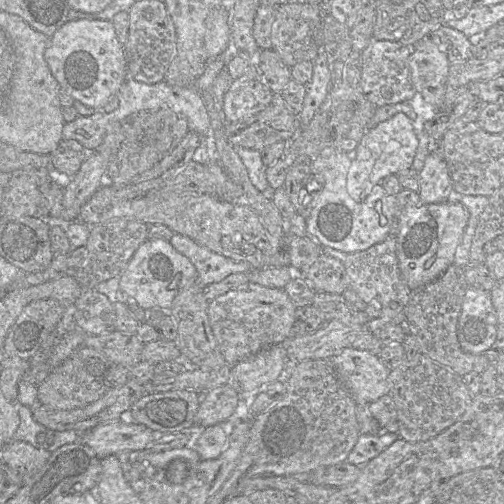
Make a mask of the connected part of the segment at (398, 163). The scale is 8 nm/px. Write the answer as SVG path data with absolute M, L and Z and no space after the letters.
M397 113L387 121L368 130L353 152L346 188L352 199L362 202L376 184L392 174L412 167L419 146L419 138L413 121L404 113Z

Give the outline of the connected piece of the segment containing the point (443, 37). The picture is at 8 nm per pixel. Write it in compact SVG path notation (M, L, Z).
M443 25L428 37L431 37L447 54L450 64L465 63L474 58L473 44L456 29Z

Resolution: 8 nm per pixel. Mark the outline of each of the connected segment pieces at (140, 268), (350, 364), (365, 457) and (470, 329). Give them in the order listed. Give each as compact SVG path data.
M147 239L135 251L126 269L119 277L119 288L144 310L159 308L169 313L176 295L197 282L197 270L191 261L178 253L163 239Z
M351 346L331 358L331 361L357 404L371 404L389 394L390 369L378 356Z
M380 431L377 435L360 435L356 445L348 455L346 462L362 467L370 460L380 455L395 441L402 439L398 433Z
M469 286L457 328L462 349L471 354L484 354L495 342L497 331L498 318L490 291Z

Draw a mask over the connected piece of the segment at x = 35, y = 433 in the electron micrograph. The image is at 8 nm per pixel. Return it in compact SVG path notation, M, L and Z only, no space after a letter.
M15 402L20 424L15 432L14 440L31 444L35 448L43 448L50 453L59 447L80 440L80 433L73 430L54 431L36 422L29 407Z

